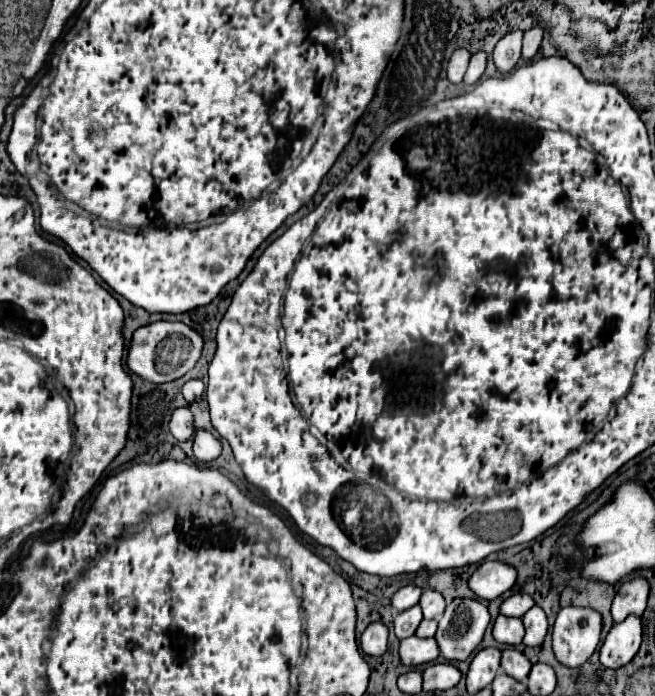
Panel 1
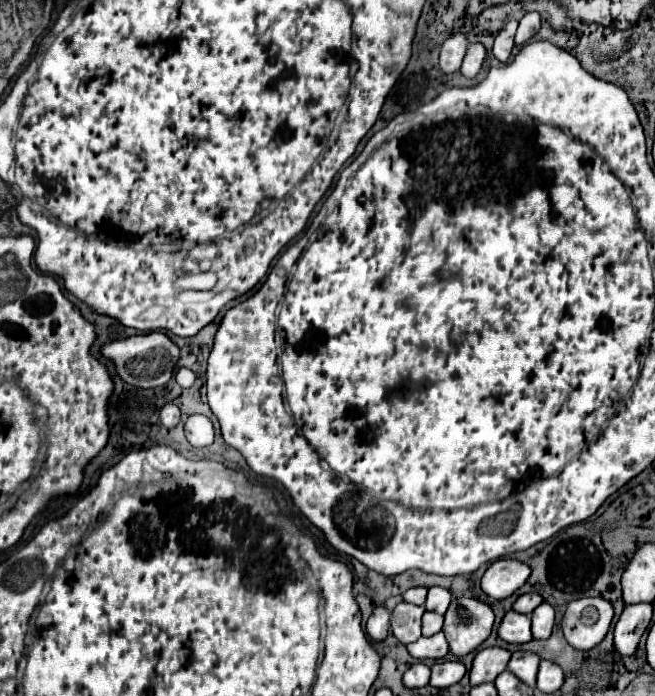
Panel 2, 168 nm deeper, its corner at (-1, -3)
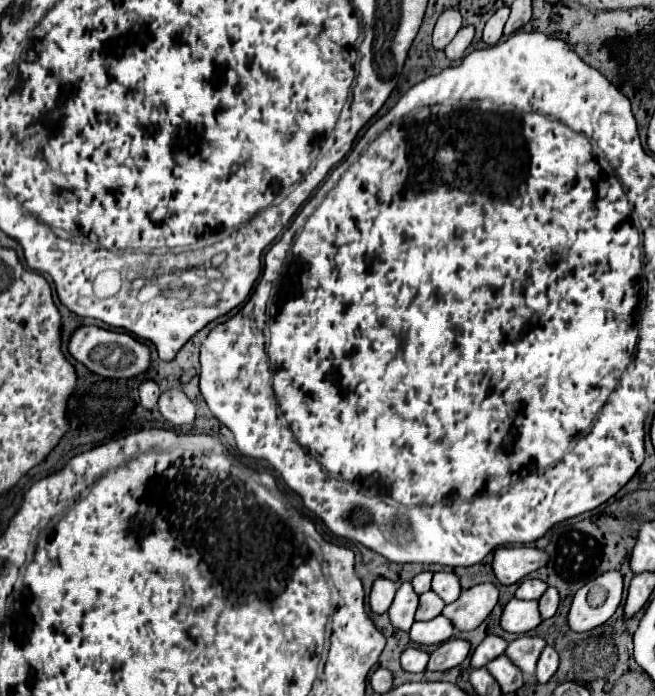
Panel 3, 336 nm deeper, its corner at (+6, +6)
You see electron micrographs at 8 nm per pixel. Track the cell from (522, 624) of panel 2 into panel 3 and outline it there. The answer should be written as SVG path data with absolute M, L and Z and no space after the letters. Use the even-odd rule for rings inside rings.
M512 598L500 616L500 626L506 632L514 632L514 634L522 634L522 632L530 632L540 624L540 612L538 612L538 602L524 602L524 600L516 600Z

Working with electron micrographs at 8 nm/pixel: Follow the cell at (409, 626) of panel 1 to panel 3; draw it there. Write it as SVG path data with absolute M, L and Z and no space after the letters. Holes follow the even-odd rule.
M404 582L398 590L396 590L396 596L394 596L394 602L388 610L388 616L390 616L390 622L396 630L404 630L408 632L412 622L414 622L414 612L416 612L416 606L418 606L418 594L412 590L410 582Z

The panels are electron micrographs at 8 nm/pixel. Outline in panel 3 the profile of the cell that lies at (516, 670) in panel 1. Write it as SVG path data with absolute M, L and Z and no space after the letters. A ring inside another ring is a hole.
M522 636L514 642L508 644L506 648L506 656L526 674L534 674L534 668L536 668L536 662L538 662L538 656L540 652L544 650L546 642L540 638L540 636Z

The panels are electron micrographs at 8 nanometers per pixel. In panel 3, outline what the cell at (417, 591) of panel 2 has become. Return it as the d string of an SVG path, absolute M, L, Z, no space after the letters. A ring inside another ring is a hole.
M420 572L410 580L410 584L416 594L424 594L430 590L430 580L432 580L432 572Z

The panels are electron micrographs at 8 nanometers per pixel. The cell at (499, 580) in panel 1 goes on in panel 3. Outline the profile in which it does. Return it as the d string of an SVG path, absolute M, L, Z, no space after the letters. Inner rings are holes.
M506 546L494 550L492 572L500 584L508 586L522 580L530 572L542 568L546 562L548 562L548 554L538 548Z

